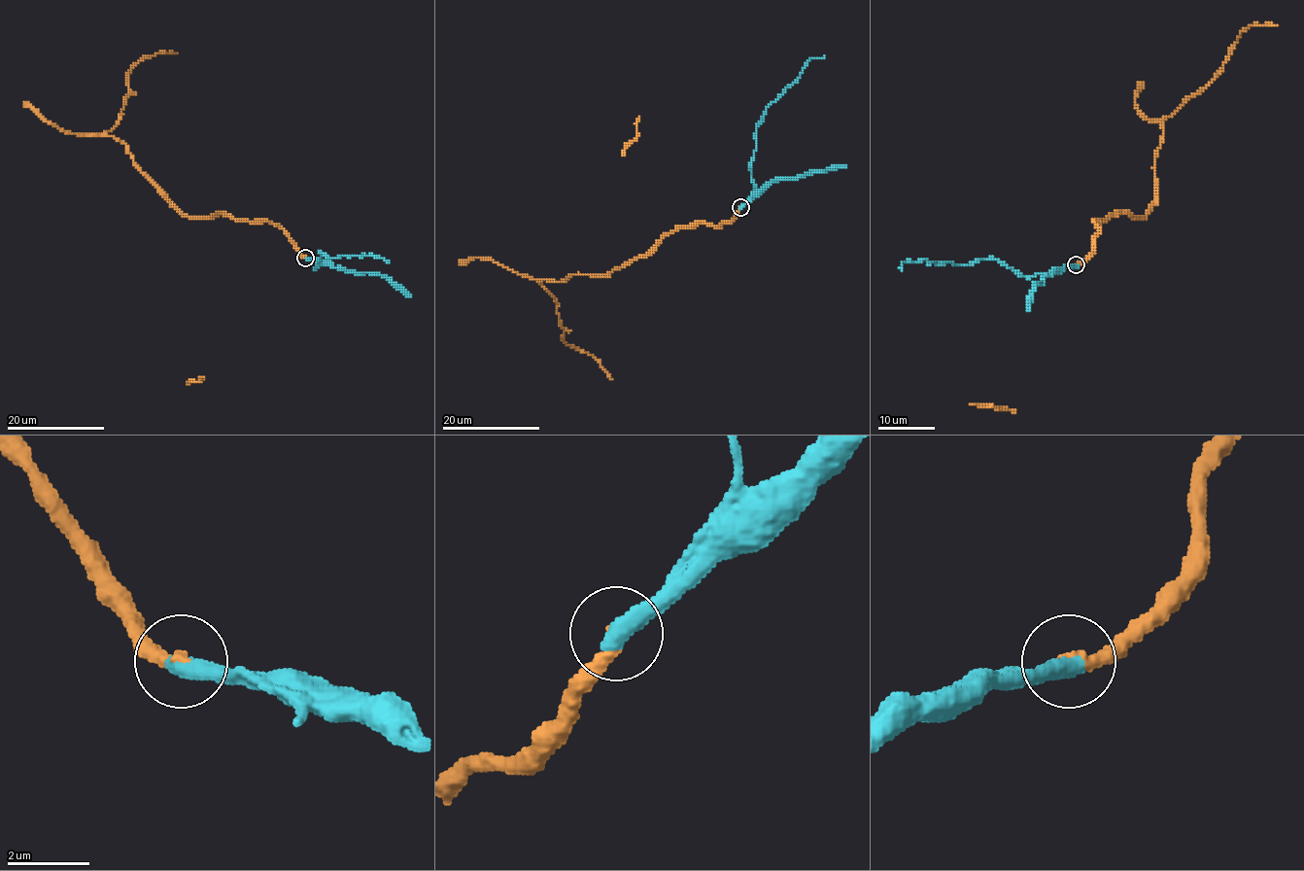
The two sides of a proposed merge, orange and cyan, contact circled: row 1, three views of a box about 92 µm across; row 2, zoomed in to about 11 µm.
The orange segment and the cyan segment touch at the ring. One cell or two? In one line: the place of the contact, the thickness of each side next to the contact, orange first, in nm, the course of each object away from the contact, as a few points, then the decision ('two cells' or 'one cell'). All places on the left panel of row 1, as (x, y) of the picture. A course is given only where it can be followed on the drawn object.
(305, 258) | 240/500 nm | orange via (305, 258), (265, 221), (184, 215), (129, 149), (105, 133), (121, 116), (131, 67), (177, 52) | cyan via (305, 258), (319, 263), (315, 267), (322, 259), (319, 252), (331, 259), (373, 255), (388, 262) | one cell

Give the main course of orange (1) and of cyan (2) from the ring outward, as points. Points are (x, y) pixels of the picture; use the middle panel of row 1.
1: (740, 207), (719, 226), (677, 226), (605, 275), (540, 282), (557, 303), (566, 343), (612, 378)
2: (740, 207), (754, 190), (750, 173), (757, 124), (767, 107), (799, 77), (808, 61), (823, 57)

